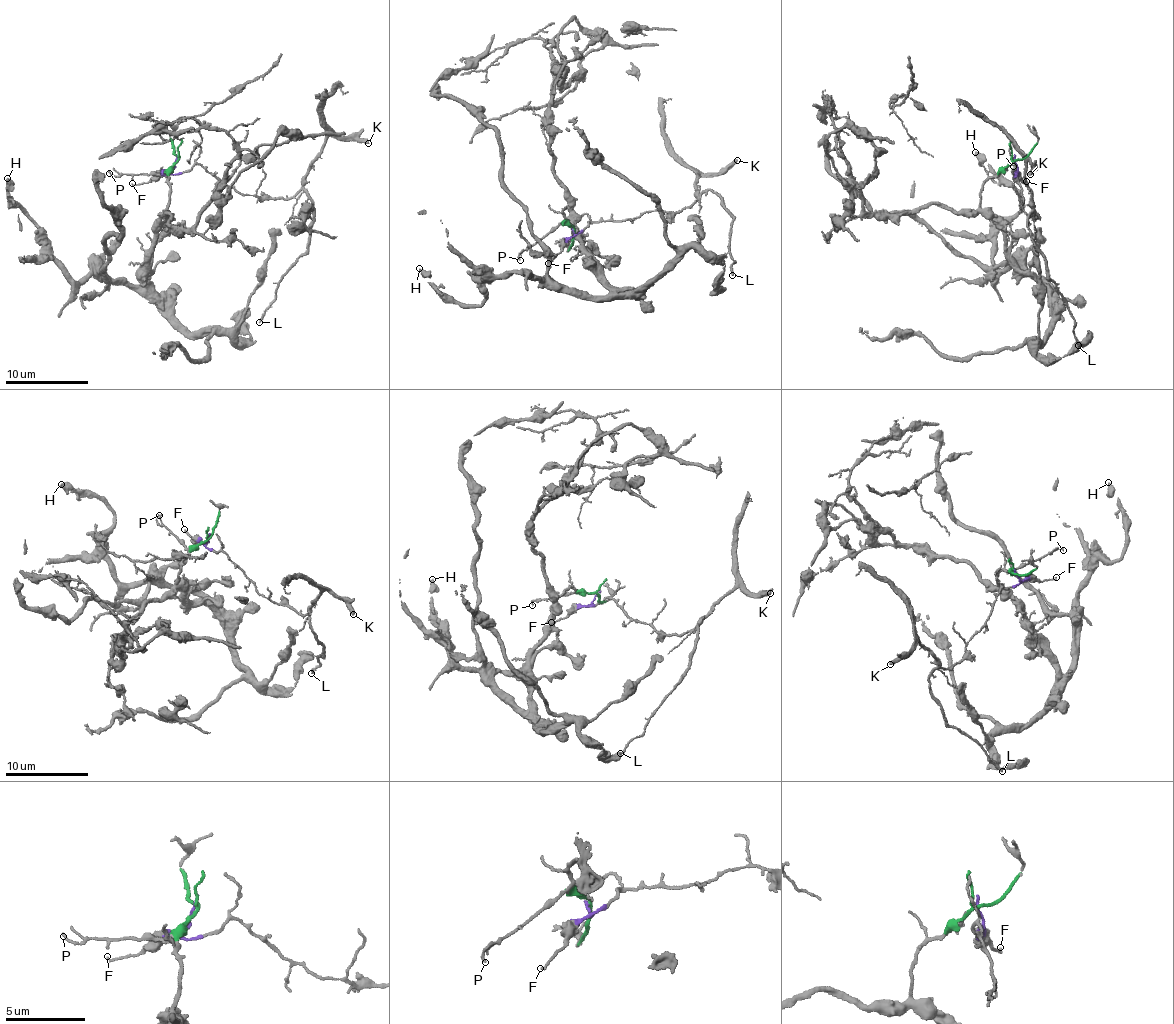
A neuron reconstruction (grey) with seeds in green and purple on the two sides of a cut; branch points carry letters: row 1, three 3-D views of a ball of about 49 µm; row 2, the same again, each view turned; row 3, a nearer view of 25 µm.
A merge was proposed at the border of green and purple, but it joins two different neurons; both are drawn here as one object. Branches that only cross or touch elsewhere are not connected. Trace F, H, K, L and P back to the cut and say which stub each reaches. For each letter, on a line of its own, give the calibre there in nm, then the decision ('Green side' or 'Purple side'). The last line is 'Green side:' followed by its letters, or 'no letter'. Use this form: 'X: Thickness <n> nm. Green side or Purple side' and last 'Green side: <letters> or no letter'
F: Thickness 110 nm. Purple side
H: Thickness 360 nm. Green side
K: Thickness 380 nm. Purple side
L: Thickness 170 nm. Purple side
P: Thickness 120 nm. Green side
Green side: H, P

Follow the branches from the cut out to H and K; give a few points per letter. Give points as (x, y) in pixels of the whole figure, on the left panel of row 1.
H: (178, 155), (143, 288), (115, 285), (100, 276), (86, 275), (75, 282), (8, 195), (7, 178)
K: (176, 156), (175, 174), (200, 164), (240, 194), (286, 198), (303, 186), (308, 166), (329, 135), (369, 143)

